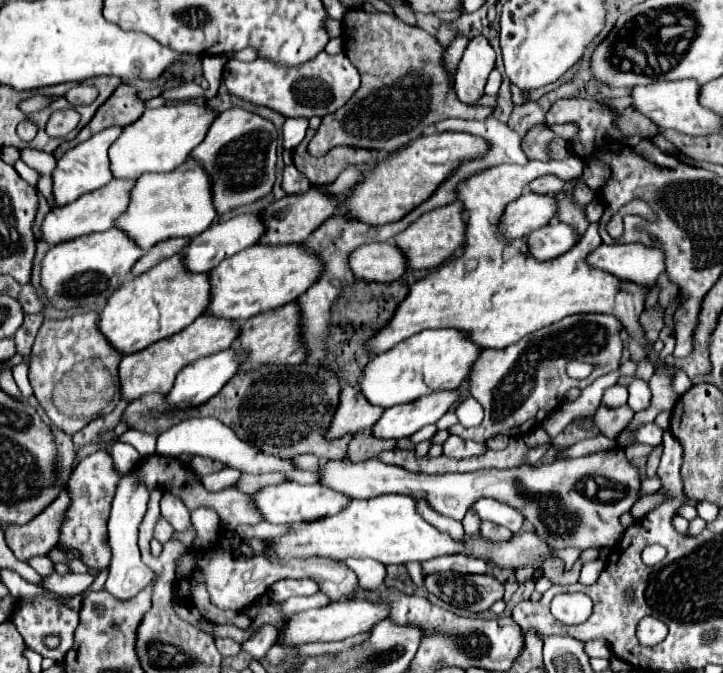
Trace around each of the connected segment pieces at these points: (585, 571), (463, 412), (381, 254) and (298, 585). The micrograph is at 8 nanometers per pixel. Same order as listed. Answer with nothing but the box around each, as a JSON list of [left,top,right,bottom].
[[580,560,604,584],[454,396,484,428],[348,242,406,282],[268,578,318,602]]

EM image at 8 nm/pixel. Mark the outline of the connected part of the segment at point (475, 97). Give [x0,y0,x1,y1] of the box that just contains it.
[454,36,494,104]

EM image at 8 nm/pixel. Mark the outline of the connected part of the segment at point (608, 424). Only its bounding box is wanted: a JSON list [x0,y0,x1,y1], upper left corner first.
[594,406,634,440]

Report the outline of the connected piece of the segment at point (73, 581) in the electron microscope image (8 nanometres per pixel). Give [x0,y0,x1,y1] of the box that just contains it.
[40,574,94,596]

